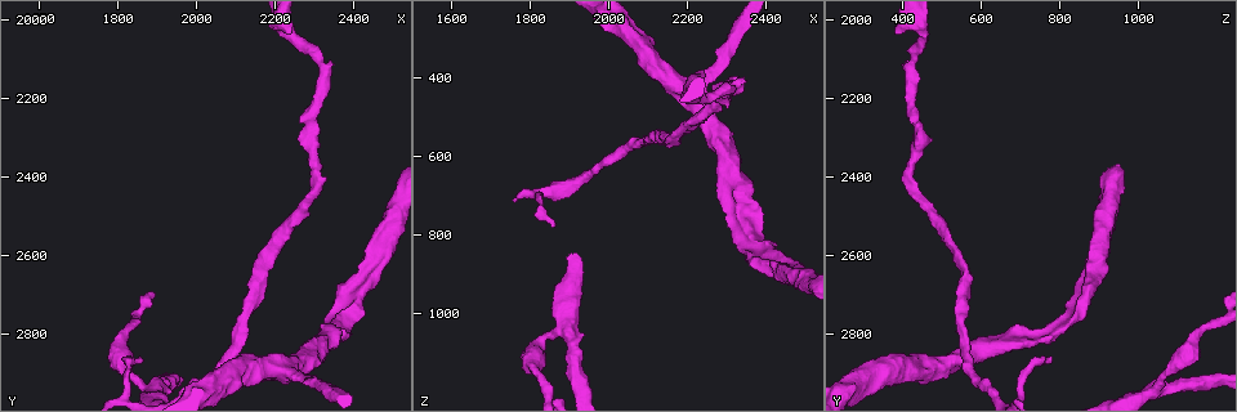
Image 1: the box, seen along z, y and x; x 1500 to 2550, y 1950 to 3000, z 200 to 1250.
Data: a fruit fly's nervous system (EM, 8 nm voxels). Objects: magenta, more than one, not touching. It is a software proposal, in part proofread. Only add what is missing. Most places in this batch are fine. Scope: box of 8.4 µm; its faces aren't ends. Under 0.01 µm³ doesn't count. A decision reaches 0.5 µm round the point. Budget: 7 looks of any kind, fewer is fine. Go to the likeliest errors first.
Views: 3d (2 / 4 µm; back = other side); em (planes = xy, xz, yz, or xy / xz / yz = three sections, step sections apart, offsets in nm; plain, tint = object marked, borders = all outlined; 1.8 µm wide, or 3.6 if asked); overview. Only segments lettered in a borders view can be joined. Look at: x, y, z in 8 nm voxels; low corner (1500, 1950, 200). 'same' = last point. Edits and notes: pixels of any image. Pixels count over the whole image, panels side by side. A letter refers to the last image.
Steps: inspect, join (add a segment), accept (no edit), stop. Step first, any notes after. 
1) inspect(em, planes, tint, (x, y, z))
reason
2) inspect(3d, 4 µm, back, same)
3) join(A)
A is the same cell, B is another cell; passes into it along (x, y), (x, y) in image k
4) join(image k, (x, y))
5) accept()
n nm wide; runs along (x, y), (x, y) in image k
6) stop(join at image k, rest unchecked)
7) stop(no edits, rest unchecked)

inspect(3d, 2 µm, (1885, 2945, 1045))
thick turns thin

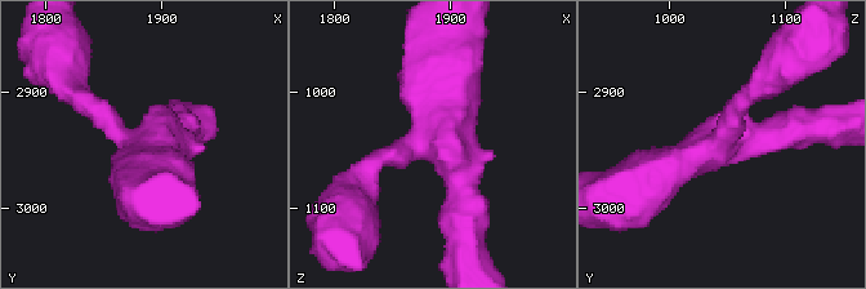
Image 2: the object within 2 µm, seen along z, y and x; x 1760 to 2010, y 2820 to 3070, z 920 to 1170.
inspect(em, planes, tint, (1880, 2942, 1042))
3 arms; arms of 190, 280, 460 nm; need the tissue

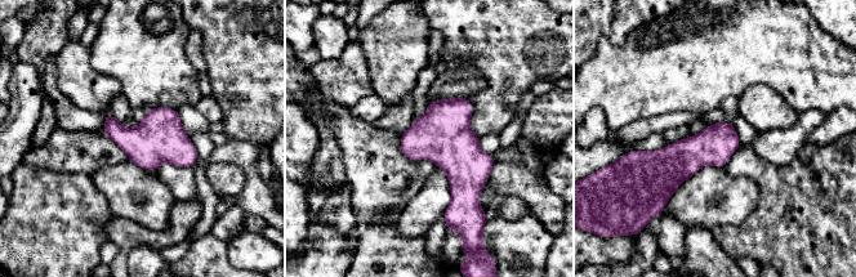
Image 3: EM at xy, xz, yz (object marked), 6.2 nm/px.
inspect(em, planes, borders, same)
see the neighbours

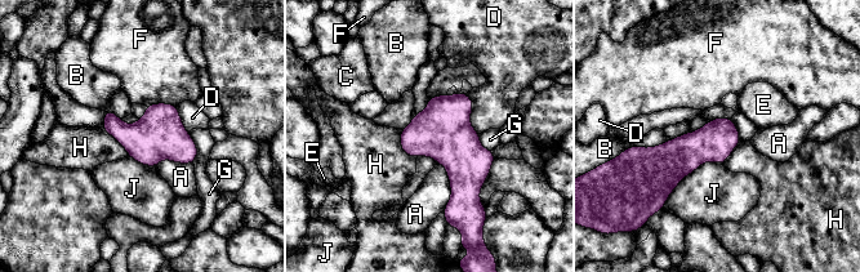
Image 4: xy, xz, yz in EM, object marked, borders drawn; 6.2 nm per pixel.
accept()
J touches over 460 nm; A, B, C, D, E, F, G, H and J are other cells; border along (400, 129), (400, 147), (417, 157) in image 4; no lettered segment goes on from it

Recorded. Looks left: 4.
inspect(em, xz, step 4, tint, (1855, 2865, 775))
thin end

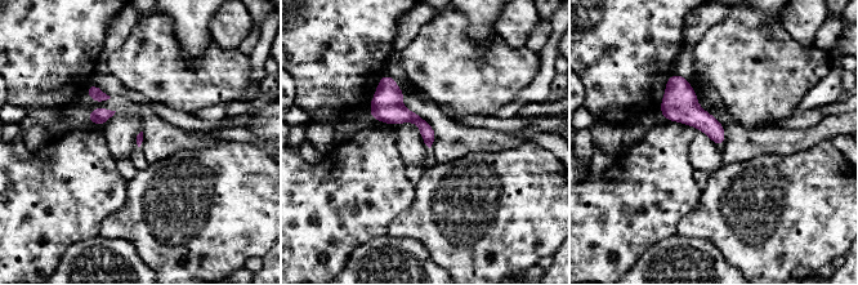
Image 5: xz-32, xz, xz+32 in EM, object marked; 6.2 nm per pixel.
inspect(em, planes, borders, same)

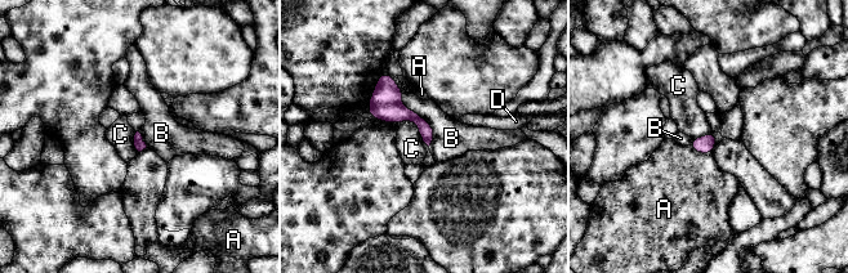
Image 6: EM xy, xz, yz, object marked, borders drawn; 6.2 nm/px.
accept()
A, B, C and D are other cells; border along (395, 122), (414, 121), (428, 147) in image 6; no lettered segment goes on from it

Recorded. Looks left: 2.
inspect(em, planes, plain, (2250, 2055, 445))
sudden change in width

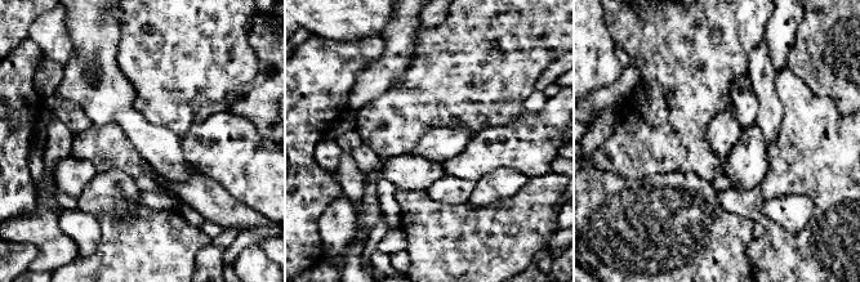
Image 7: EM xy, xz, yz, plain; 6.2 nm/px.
inspect(em, planes, borders, same)
see the neighbours

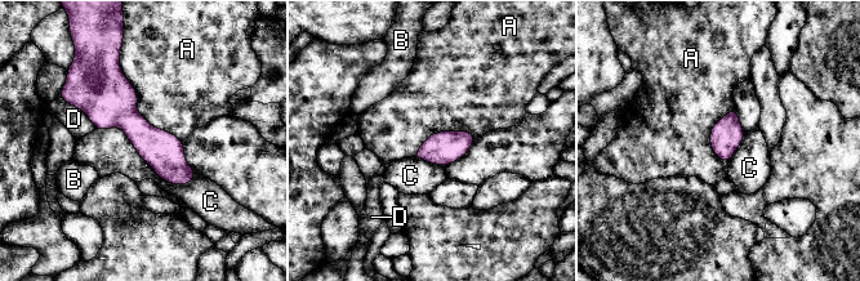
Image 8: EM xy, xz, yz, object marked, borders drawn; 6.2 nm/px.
accept()
A, B, C and D are other cells; border along (117, 58), (137, 111), (182, 141) in image 8; no lettered segment goes on from it

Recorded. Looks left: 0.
stop(no edits, rest unchecked)

